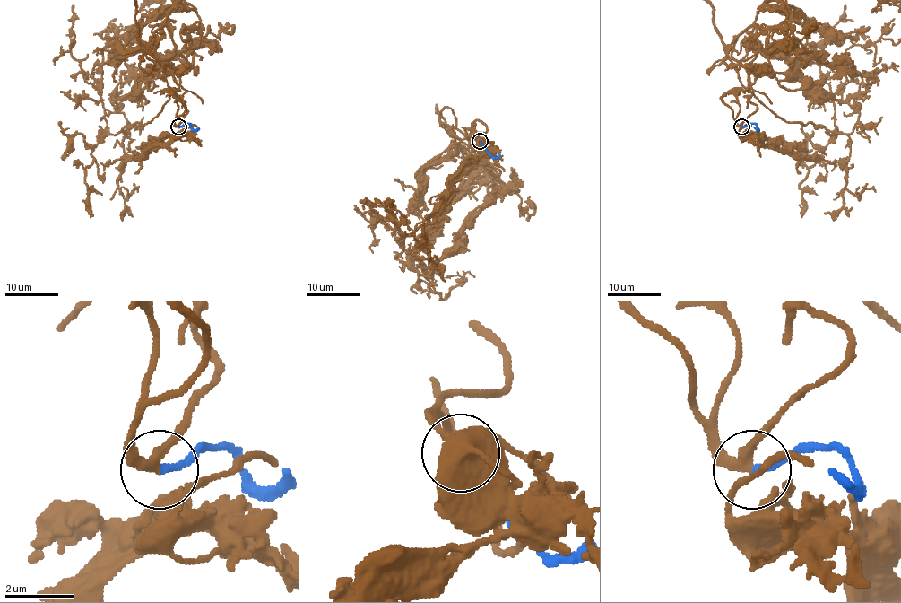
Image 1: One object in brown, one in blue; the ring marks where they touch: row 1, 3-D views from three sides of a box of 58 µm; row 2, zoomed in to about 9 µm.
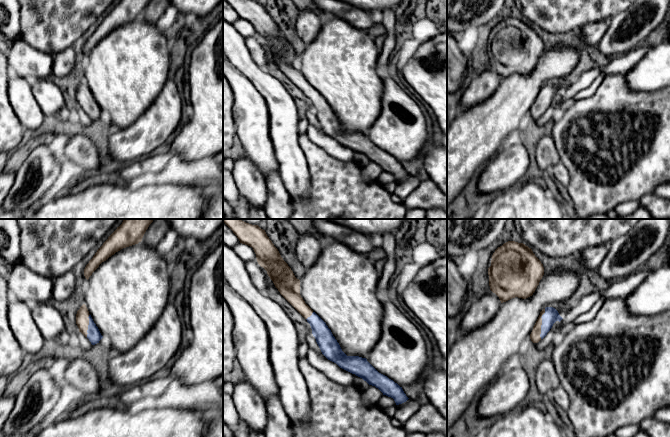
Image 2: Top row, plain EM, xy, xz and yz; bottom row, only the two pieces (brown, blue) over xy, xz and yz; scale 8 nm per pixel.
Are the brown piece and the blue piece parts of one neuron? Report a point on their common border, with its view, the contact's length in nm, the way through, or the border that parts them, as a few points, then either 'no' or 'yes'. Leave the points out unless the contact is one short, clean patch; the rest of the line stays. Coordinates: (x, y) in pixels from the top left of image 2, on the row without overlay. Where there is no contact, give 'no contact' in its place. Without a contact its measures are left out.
contact yz (541, 100); length 240 nm; way yz (535, 113), (541, 100), (551, 91); yes

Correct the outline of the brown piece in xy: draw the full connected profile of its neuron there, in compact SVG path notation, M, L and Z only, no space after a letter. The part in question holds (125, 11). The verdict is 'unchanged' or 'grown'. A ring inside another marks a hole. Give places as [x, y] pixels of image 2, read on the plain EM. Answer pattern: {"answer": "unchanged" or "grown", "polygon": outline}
{"answer": "unchanged", "polygon": "M121 0L97 26L84 45L88 56L99 41L123 24L138 20L150 0Z"}

